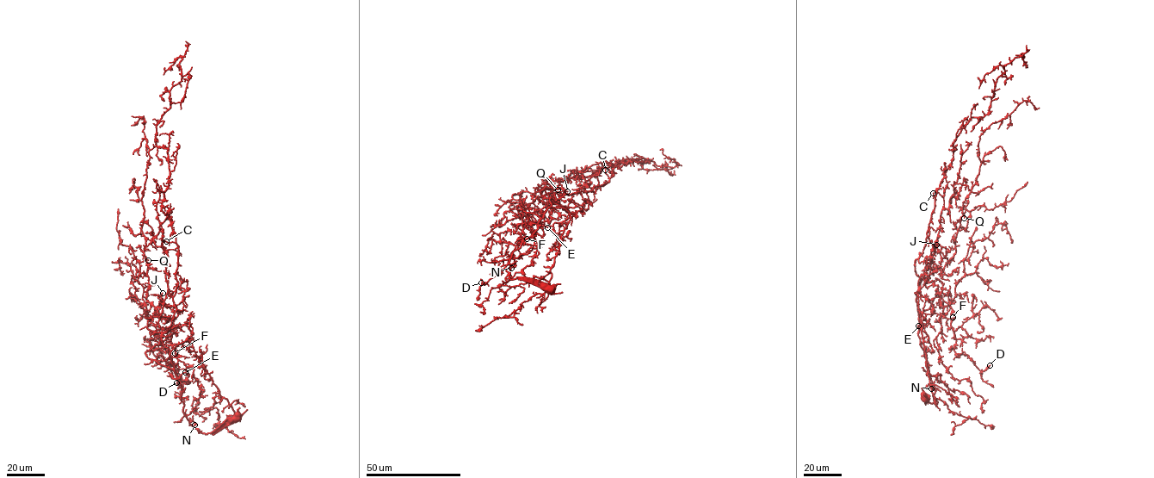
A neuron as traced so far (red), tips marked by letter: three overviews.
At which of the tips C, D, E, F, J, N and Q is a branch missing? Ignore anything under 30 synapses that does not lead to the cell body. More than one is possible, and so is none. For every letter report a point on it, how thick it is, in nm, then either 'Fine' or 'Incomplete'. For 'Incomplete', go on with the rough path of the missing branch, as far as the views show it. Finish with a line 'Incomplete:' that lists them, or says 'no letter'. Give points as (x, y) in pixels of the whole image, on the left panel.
C: Place: (166, 241). Thickness 160 nm. Fine
D: Place: (176, 382). Thickness 170 nm. Fine
E: Place: (185, 372). Thickness 160 nm. Fine
F: Place: (175, 353). Thickness 160 nm. Fine
J: Place: (163, 293). Thickness 190 nm. Incomplete. Course of what is missing: (163, 293), (158, 276), (154, 275), (160, 276)
N: Place: (194, 425). Thickness 190 nm. Fine
Q: Place: (148, 260). Thickness 130 nm. Fine
Incomplete: J

